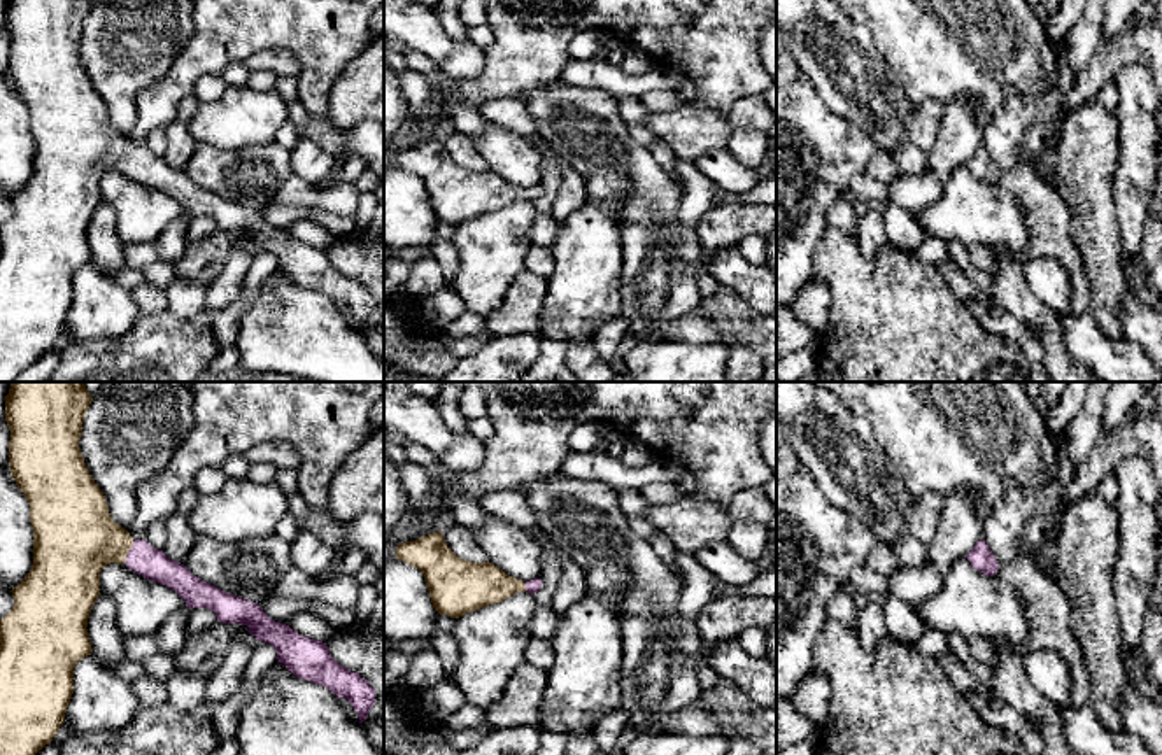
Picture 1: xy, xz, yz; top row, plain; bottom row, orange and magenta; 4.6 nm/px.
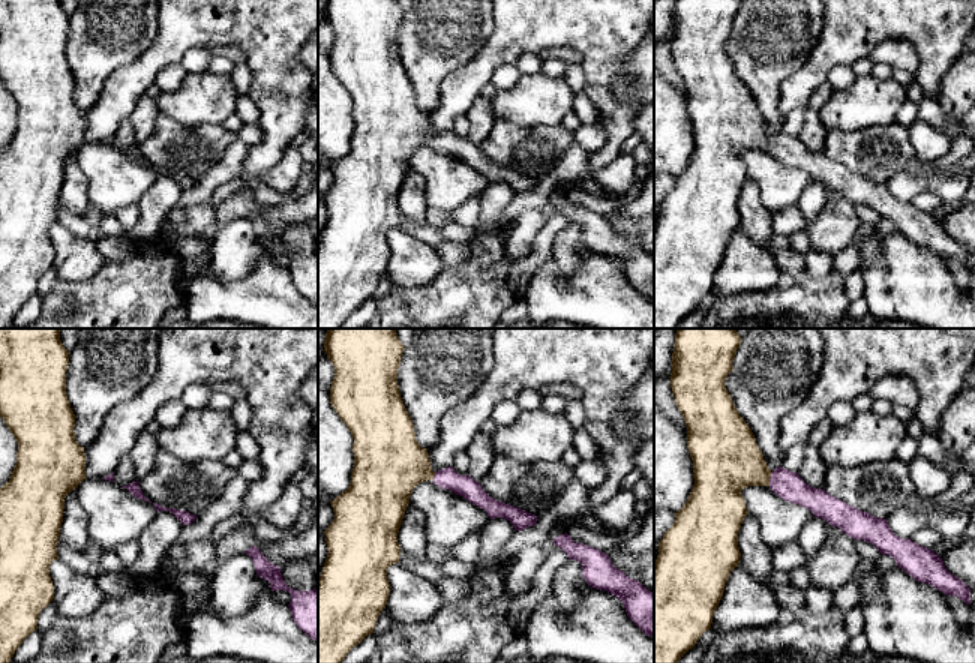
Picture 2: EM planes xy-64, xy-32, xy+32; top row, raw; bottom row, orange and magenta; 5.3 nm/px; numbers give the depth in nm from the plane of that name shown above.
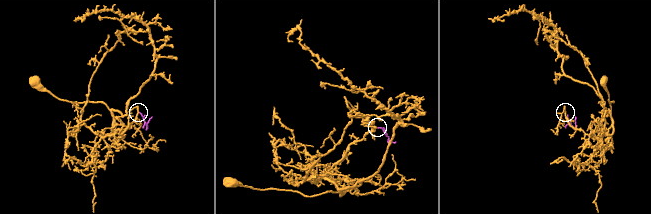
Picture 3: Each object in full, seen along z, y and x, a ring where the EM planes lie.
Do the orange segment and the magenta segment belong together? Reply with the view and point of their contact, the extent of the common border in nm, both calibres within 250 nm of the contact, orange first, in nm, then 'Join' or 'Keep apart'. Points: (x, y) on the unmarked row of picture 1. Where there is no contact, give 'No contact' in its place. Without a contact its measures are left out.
Touches orange at xy (128, 158). Shared border 120 nm. Thickness 380 nm (orange) against 140 nm. Join

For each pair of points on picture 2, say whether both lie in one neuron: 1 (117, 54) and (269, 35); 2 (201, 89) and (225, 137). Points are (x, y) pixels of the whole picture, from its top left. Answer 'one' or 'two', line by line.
1: two
2: two

